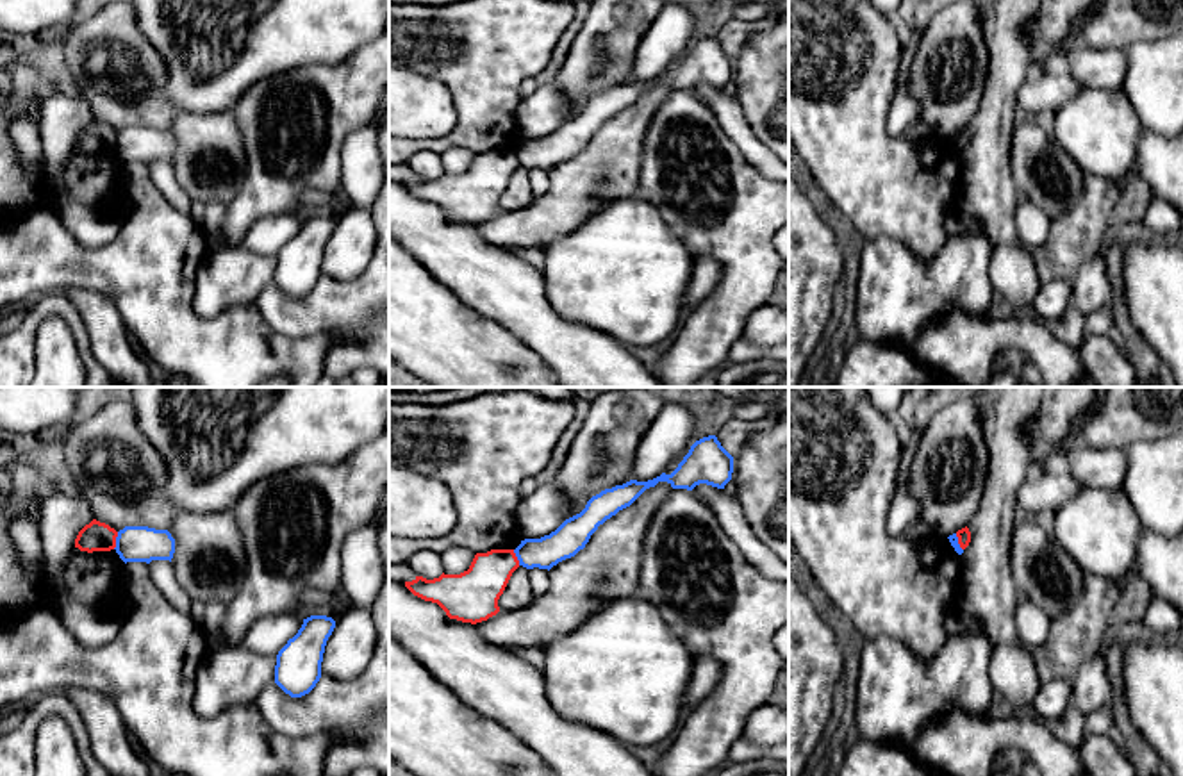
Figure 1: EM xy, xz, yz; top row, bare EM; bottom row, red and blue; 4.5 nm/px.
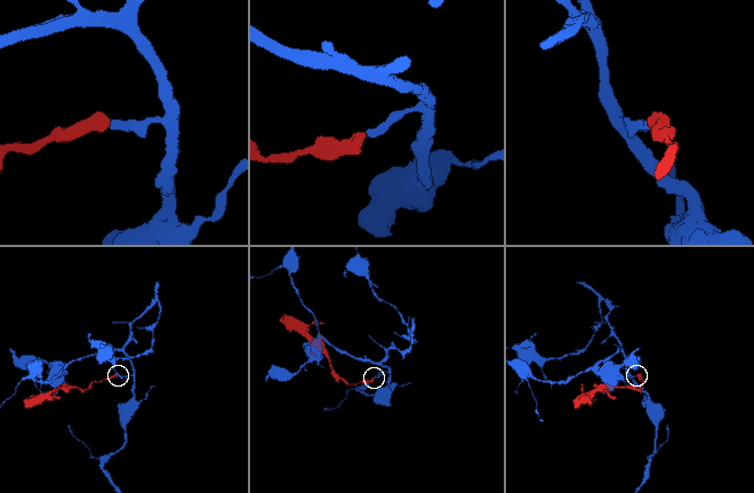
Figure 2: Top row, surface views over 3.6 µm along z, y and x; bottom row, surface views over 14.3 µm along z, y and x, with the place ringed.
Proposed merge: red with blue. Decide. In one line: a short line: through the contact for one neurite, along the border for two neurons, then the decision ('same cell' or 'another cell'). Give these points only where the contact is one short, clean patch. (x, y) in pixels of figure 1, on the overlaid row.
line xy (118, 532), (113, 548); another cell

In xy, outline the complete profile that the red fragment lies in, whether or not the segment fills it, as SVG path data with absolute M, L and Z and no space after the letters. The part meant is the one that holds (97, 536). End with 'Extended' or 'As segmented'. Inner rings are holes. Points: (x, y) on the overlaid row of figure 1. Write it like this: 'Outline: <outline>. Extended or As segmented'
Outline: M93 519L79 532L75 539L75 548L87 553L111 551L116 548L116 537L118 537L118 532L114 528Z. As segmented

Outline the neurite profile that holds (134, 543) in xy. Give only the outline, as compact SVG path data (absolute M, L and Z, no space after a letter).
M125 526L116 537L116 553L127 562L170 560L175 553L175 539L168 530L148 526Z

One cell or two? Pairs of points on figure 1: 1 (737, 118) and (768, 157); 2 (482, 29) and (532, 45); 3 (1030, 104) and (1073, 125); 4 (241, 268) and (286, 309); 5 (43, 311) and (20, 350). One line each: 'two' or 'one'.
1: one
2: one
3: two
4: two
5: one

